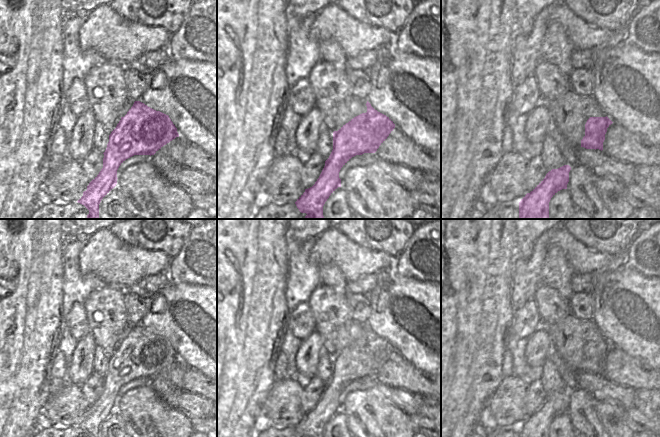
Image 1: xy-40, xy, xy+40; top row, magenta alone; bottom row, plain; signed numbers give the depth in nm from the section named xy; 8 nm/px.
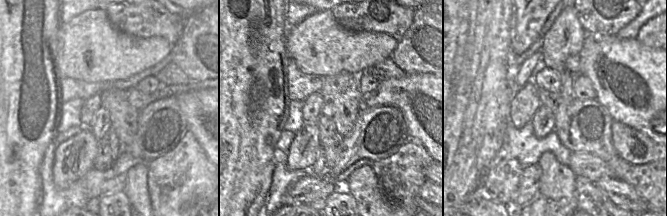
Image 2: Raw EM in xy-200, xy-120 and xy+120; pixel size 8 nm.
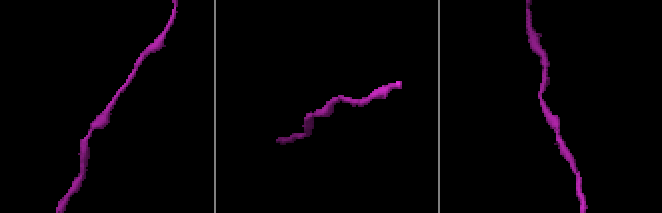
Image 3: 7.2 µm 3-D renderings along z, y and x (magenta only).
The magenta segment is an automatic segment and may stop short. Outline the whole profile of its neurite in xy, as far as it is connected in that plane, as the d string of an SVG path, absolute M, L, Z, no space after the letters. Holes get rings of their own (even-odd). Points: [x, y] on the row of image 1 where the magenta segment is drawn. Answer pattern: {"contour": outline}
{"contour": "M367 101L367 112L362 113L338 131L333 132L333 150L315 184L295 202L306 219L325 219L323 206L329 196L341 187L339 172L354 156L375 153L395 128L393 121L375 110Z"}

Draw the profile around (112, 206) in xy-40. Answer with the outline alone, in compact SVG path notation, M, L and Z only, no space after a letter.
M114 187L99 204L99 219L127 219L128 216L123 196L119 189Z

